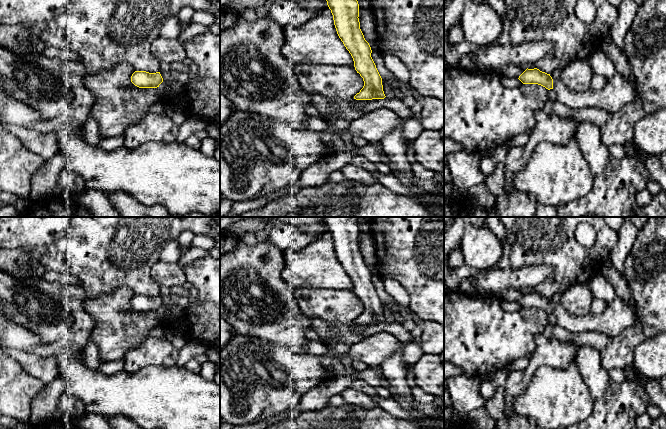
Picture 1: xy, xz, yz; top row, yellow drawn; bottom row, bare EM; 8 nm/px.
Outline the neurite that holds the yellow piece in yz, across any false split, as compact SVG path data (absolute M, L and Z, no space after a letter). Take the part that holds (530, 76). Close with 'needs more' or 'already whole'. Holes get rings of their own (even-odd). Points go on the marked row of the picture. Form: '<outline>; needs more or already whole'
M537 68L526 69L518 78L523 84L538 84L556 92L557 101L572 109L597 107L613 114L637 99L637 89L628 78L615 72L607 79L605 86L598 91L589 89L585 92L570 90L560 78L553 79L550 74Z; needs more

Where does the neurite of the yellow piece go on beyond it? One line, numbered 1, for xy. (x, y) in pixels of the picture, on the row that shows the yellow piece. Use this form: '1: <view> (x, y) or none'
1: none

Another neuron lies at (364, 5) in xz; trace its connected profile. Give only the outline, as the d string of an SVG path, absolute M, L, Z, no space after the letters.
M357 0L359 4L359 13L372 14L371 0Z

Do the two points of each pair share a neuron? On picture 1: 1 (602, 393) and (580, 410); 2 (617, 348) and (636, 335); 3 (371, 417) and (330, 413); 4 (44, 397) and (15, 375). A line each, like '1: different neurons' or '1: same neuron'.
1: different neurons
2: same neuron
3: same neuron
4: different neurons

